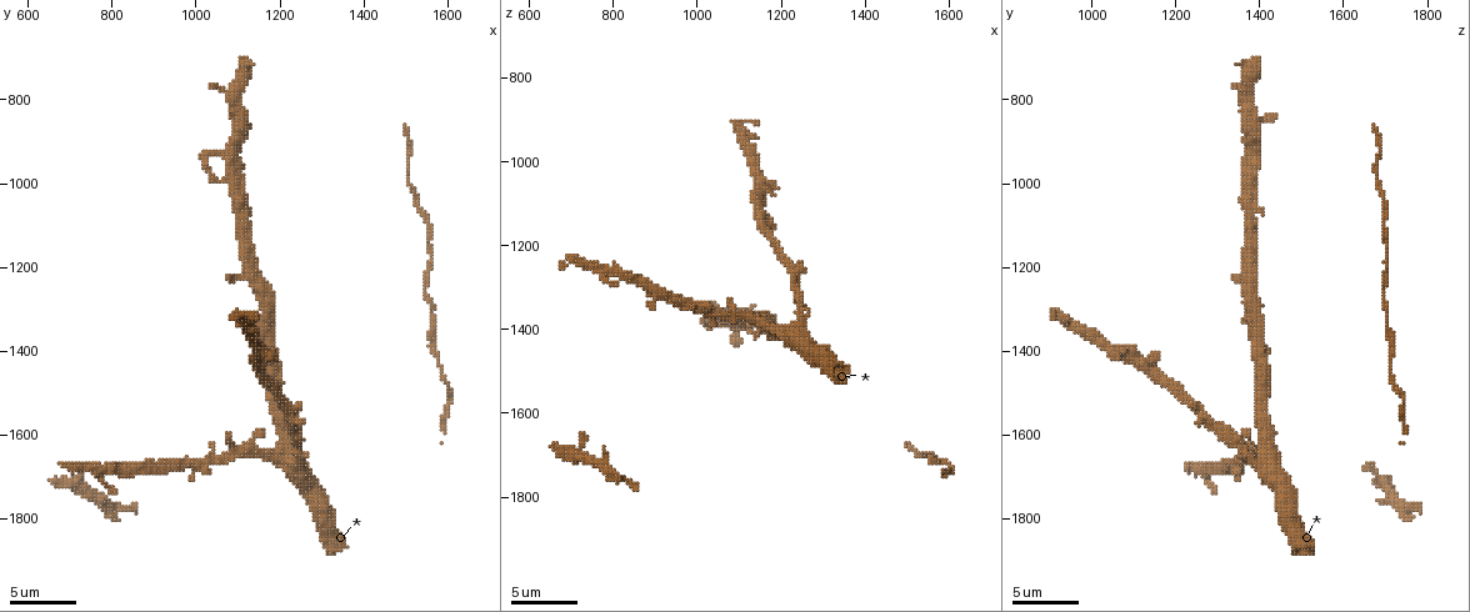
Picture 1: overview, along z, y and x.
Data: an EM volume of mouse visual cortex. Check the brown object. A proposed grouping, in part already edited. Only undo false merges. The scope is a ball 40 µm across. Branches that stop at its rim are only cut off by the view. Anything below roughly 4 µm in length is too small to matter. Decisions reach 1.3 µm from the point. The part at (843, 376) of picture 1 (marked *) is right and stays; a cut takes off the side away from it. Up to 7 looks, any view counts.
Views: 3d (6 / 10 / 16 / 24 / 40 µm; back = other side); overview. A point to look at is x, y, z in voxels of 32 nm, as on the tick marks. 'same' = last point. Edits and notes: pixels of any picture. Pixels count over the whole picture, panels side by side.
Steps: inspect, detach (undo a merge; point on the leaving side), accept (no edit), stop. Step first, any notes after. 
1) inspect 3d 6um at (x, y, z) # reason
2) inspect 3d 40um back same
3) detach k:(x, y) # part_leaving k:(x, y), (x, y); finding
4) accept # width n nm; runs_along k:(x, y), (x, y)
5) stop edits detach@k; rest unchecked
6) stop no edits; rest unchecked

inspect 3d 10um at (1225, 1655, 1390)

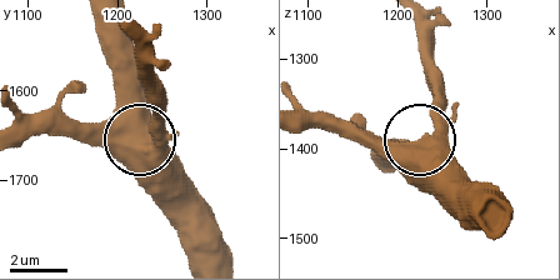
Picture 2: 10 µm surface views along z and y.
accept # runs_along 2:(506, 228), (425, 141), (435, 120), (435, 73); one neuron here

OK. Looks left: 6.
inspect 3d 10um at (1090, 1650, 1370) # side arm on a straight run

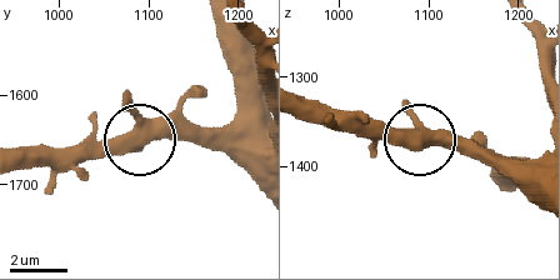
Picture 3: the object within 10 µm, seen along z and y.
accept # runs_along 3:(254, 178), (219, 151), (190, 141), (63, 149); one neuron here

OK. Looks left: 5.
inspect 3d 10um at (1540, 1250, 1695) # a narrow waist

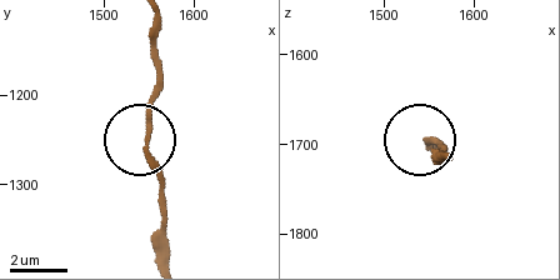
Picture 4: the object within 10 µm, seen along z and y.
accept # continuous, no second neuron

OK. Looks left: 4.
inspect 3d 6um at (1175, 1250, 1385) # a narrow waist

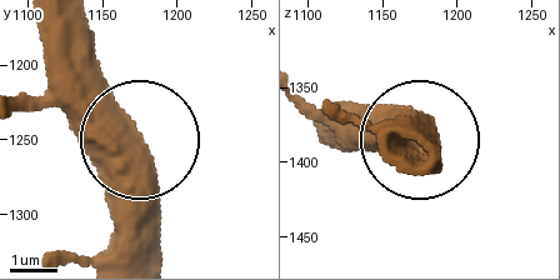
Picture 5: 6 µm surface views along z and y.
accept # runs_along 5:(156, 250), (148, 154), (53, 51); continuous, no second neuron

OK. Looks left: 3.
stop no edits; rest unchecked

